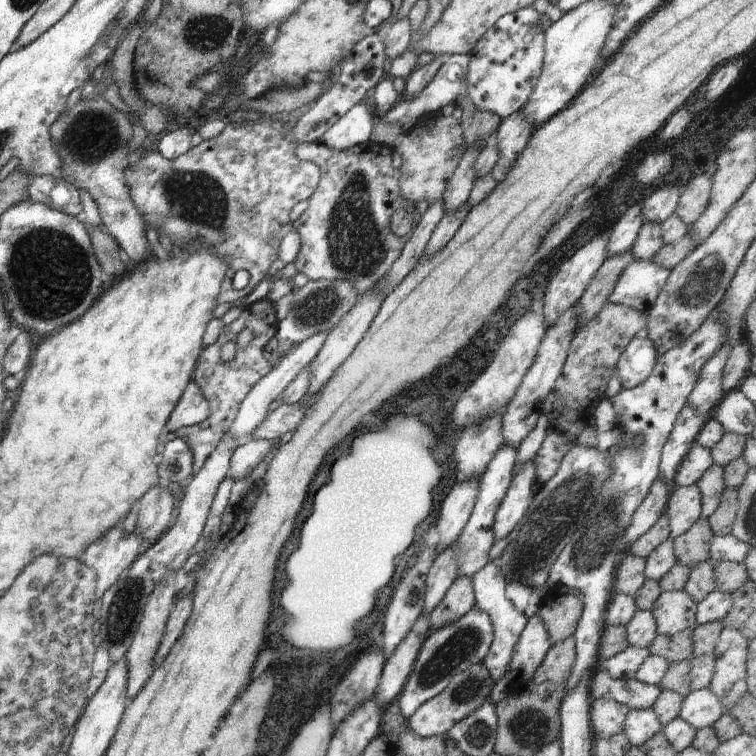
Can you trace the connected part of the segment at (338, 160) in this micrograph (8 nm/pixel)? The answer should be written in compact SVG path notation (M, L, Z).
M319 140L298 143L296 156L303 161L314 162L320 168L320 180L314 194L306 201L305 211L293 222L293 227L301 238L300 252L294 260L297 273L304 274L310 281L332 279L354 282L352 286L360 296L372 290L386 276L409 239L409 234L399 237L390 229L390 217L394 210L406 209L411 216L410 220L413 220L412 229L421 219L415 203L406 200L400 192L402 172L392 164L393 153L394 148L372 143L370 140L343 151L332 150Z

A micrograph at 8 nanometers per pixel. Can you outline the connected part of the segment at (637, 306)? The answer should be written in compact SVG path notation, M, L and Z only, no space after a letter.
M640 260L630 262L620 274L607 302L628 306L638 312L648 312L668 277L670 271L656 262Z

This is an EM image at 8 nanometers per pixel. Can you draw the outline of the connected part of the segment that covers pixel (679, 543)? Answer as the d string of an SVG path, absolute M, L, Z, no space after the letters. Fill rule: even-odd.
M700 517L682 536L673 539L677 562L693 569L701 562L711 560L713 535L708 519Z

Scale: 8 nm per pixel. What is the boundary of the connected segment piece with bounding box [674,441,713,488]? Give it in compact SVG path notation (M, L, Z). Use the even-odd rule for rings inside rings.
M694 441L678 468L674 488L696 485L696 482L712 465L710 449Z

